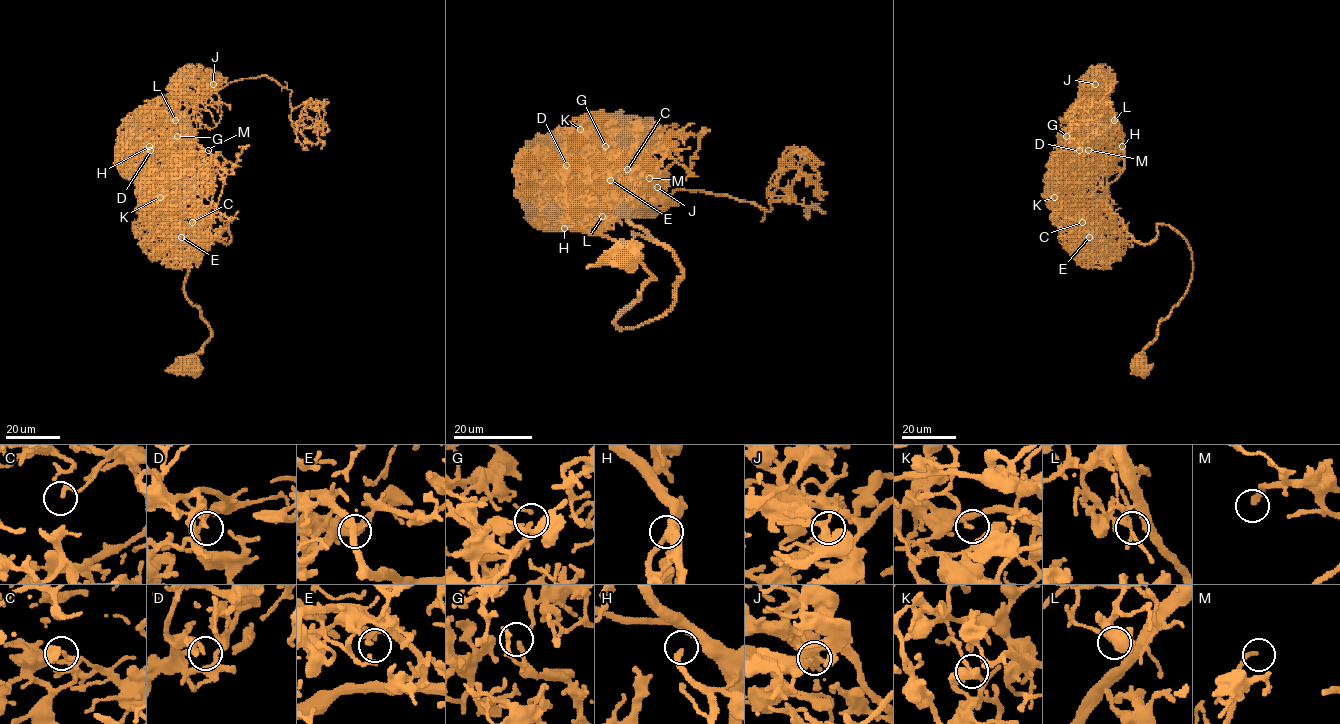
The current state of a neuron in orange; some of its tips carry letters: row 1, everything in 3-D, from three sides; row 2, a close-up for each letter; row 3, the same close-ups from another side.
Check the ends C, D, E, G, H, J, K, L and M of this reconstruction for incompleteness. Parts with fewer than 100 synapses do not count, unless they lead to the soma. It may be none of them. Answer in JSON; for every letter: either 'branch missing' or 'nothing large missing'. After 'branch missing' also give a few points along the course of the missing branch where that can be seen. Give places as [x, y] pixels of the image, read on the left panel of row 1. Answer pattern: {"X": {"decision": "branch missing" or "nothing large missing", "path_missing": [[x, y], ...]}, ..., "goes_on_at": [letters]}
{"C": {"decision": "nothing large missing"}, "D": {"decision": "nothing large missing"}, "E": {"decision": "nothing large missing"}, "G": {"decision": "nothing large missing"}, "H": {"decision": "branch missing", "path_missing": [[149, 146], [166, 134], [179, 134]]}, "J": {"decision": "nothing large missing"}, "K": {"decision": "nothing large missing"}, "L": {"decision": "nothing large missing"}, "M": {"decision": "nothing large missing"}, "goes_on_at": ["H"]}

